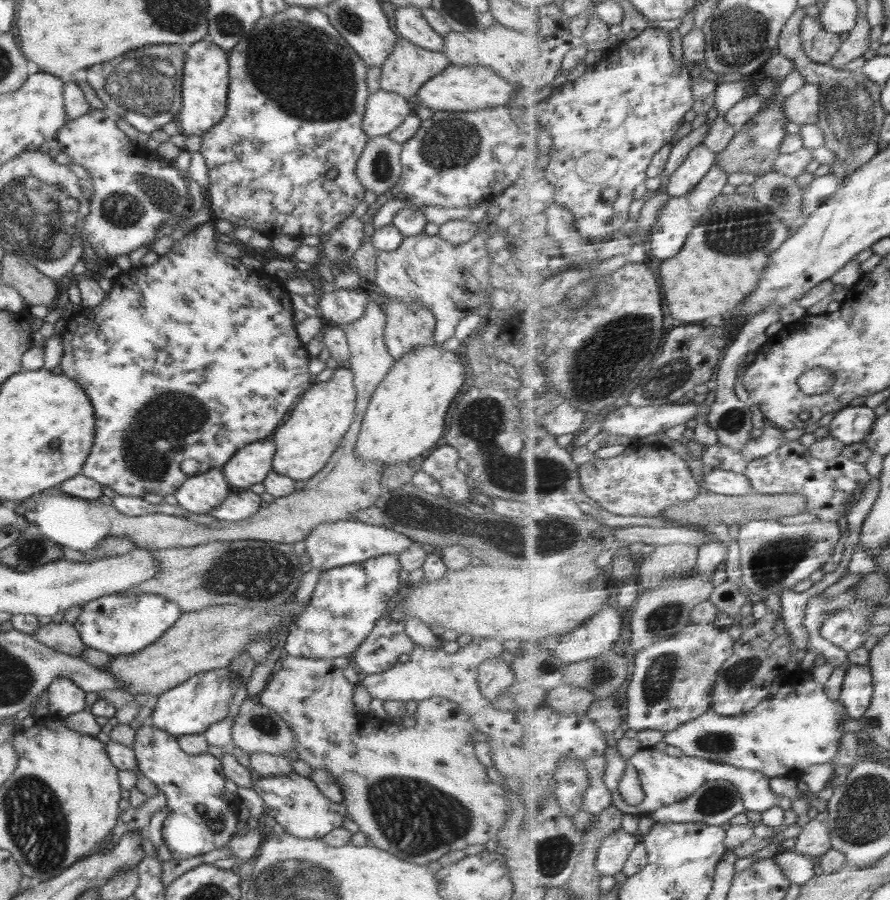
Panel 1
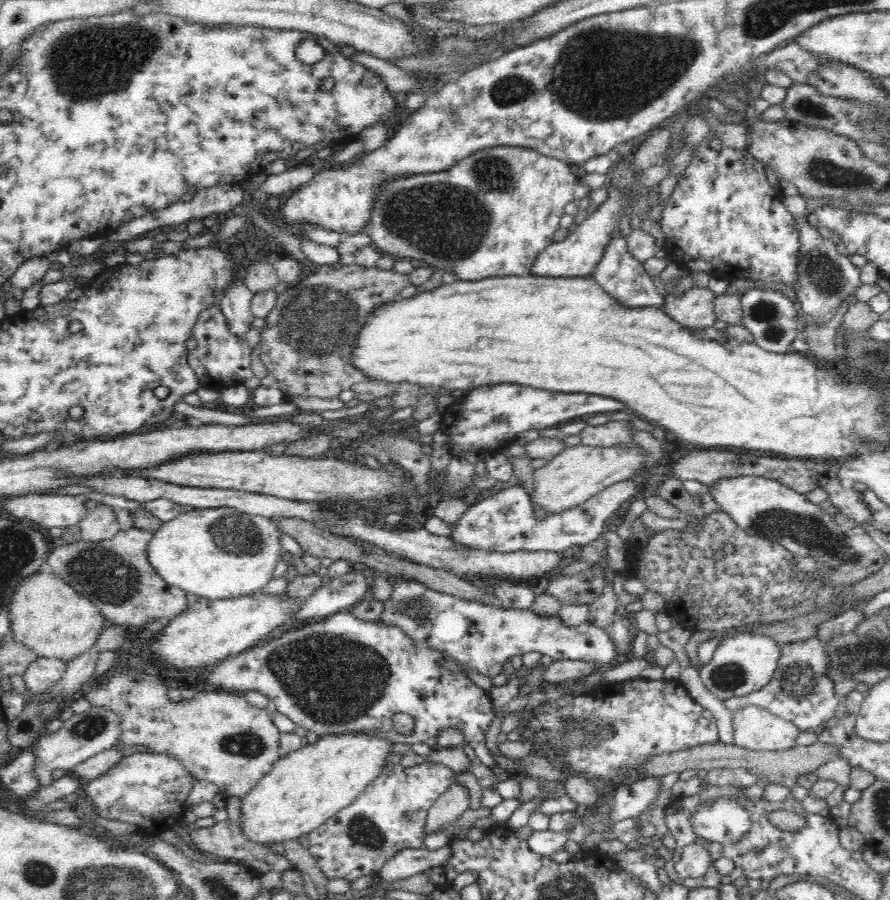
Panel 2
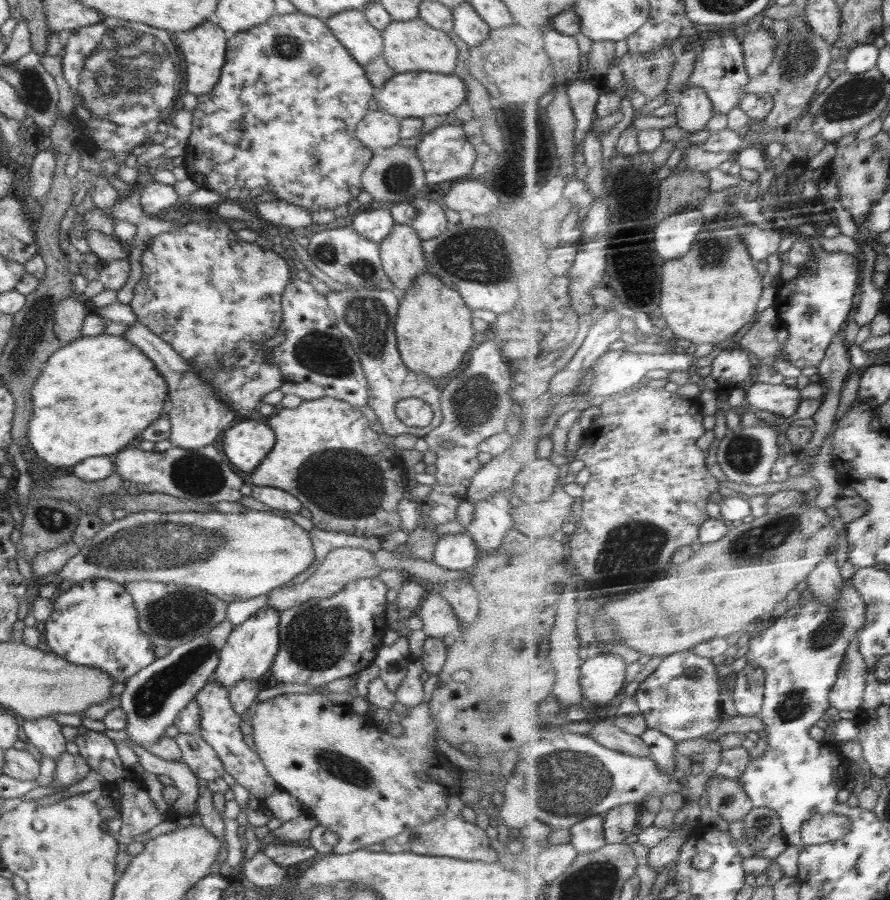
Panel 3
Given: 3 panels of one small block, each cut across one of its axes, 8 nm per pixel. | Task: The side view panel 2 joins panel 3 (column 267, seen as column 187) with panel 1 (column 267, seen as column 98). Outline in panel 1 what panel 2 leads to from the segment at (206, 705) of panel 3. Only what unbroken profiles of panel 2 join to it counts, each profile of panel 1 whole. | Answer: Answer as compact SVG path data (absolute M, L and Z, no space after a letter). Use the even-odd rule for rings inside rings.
M296 772L271 777L259 776L252 788L263 800L263 817L272 816L286 833L298 838L321 839L328 832L342 827L344 820L351 819L343 802L331 802L310 777Z

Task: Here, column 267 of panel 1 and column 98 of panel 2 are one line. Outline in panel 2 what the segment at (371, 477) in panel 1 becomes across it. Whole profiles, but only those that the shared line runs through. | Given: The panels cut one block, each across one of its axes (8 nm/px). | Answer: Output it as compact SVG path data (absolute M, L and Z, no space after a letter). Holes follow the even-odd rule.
M94 504L82 519L79 526L84 541L108 540L121 531L120 524L110 505Z

